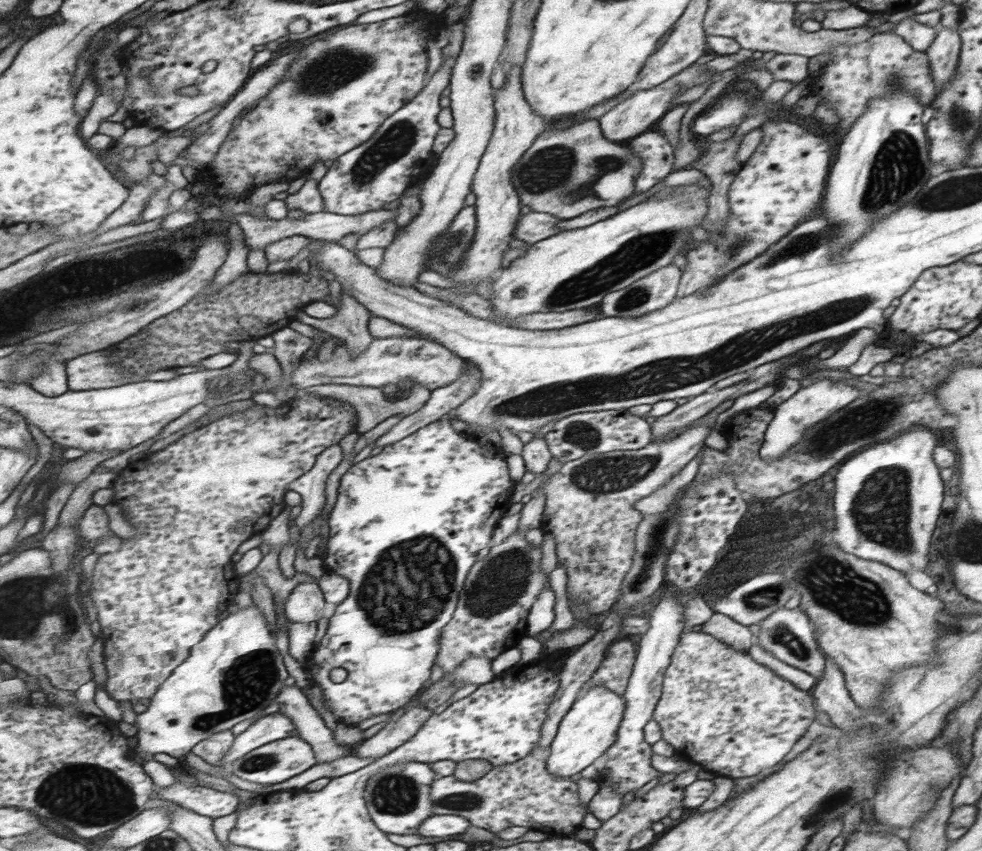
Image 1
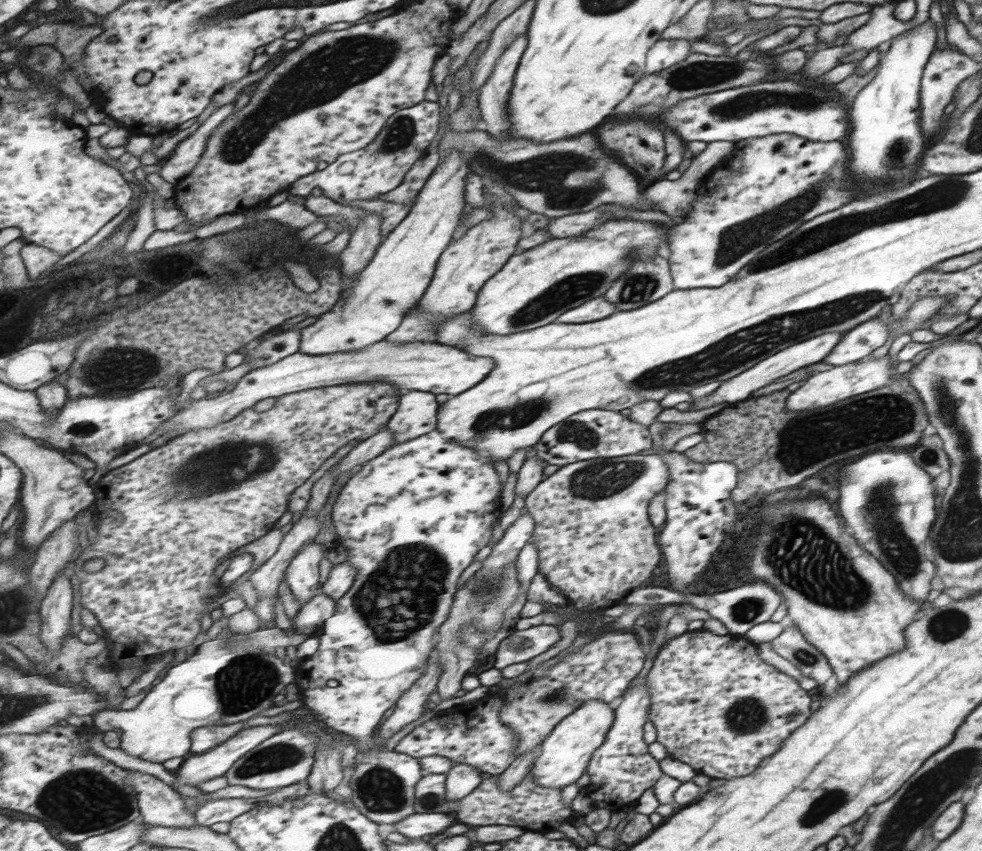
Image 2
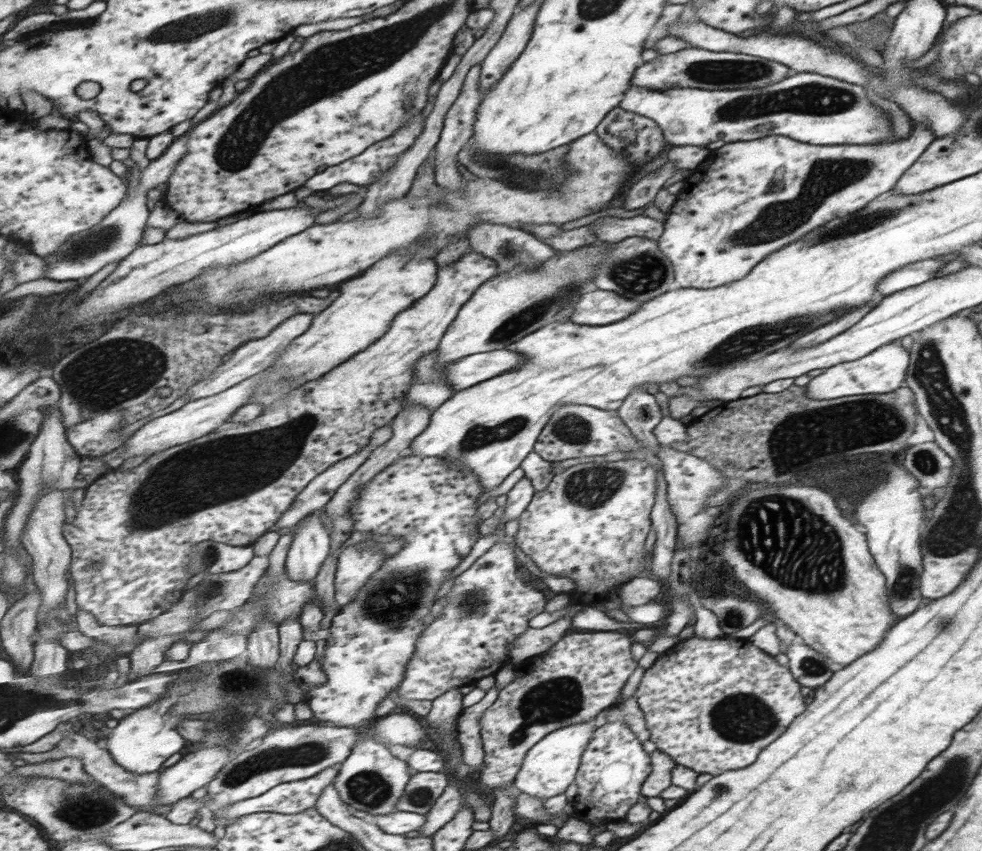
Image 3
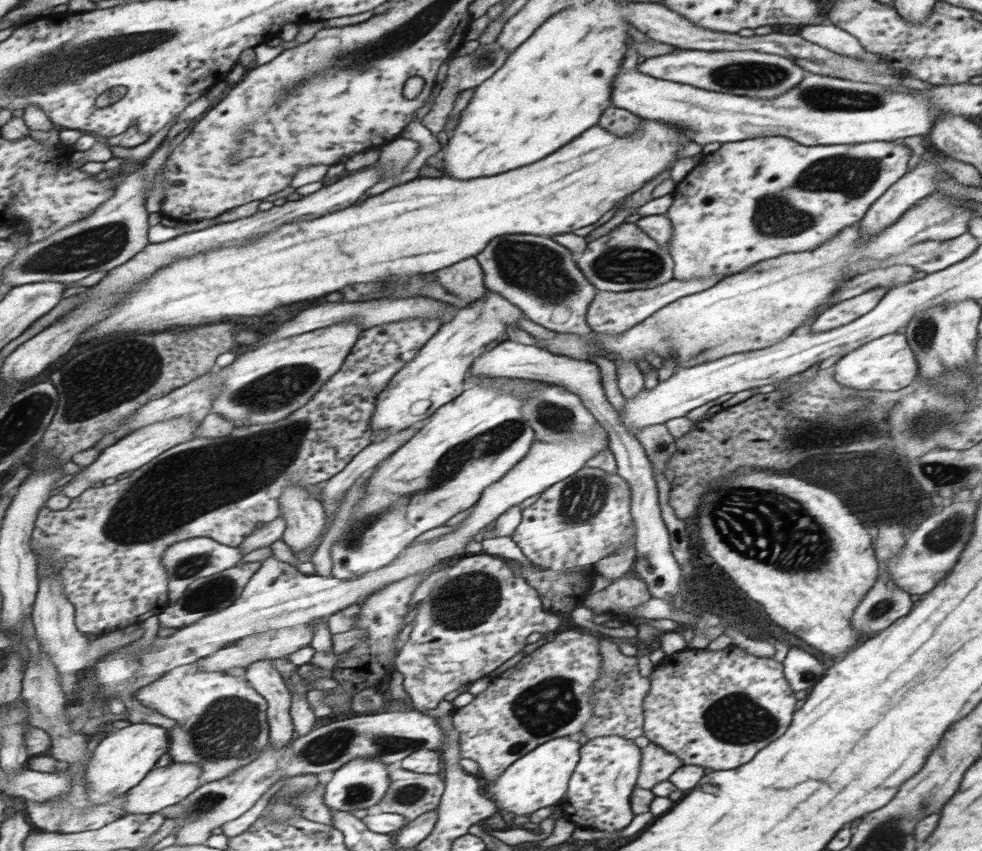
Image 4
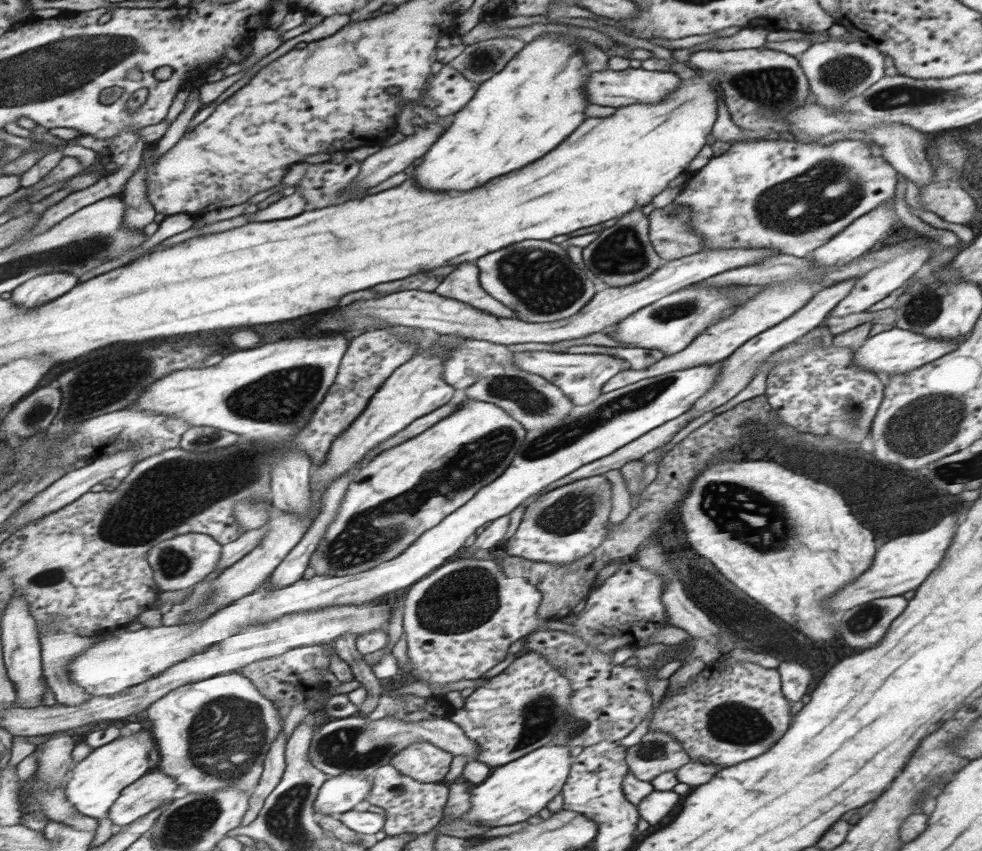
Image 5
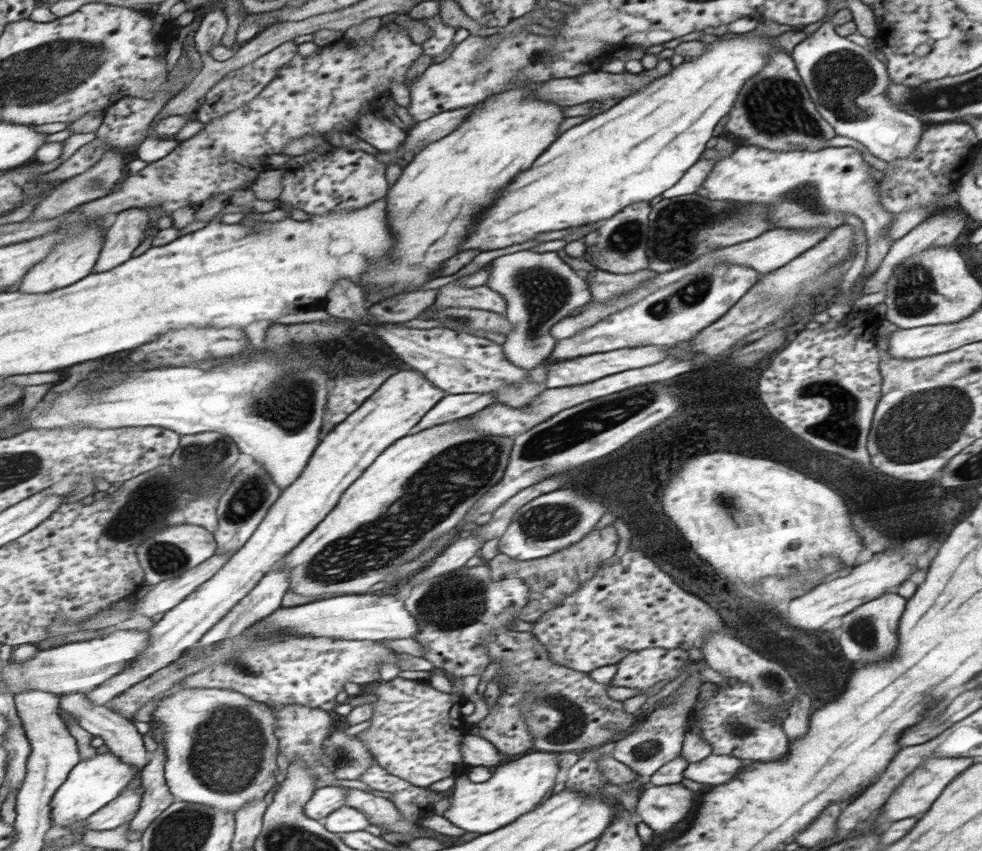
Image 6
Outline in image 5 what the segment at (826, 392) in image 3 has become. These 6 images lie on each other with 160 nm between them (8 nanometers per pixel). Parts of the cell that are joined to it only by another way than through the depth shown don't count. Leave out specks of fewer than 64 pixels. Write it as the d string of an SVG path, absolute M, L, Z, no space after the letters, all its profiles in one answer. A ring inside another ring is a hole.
M895 326L879 332L879 335L867 337L861 345L855 348L854 362L858 364L859 368L863 368L863 371L881 374L886 379L892 375L911 373L911 371L919 369L921 366L934 362L937 358L951 353L964 340L965 338L927 339L925 335L917 335L914 331L903 330Z

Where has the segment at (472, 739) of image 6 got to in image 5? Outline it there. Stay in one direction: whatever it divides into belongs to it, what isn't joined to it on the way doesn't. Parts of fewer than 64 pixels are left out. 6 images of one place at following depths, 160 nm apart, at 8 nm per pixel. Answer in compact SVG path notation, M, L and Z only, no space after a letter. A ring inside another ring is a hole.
M358 715L335 719L324 724L318 732L314 733L308 755L319 770L322 770L325 774L329 774L331 777L336 777L339 774L343 774L345 770L351 772L351 770L357 770L357 768L367 768L369 764L389 764L396 757L396 754L407 749L409 745L421 742L422 740L433 742L435 746L442 747L443 750L454 757L467 757L468 760L466 762L475 761L474 758L478 754L478 743L467 738L465 731L457 723L451 722L450 719L438 718L427 721L404 721L389 715L381 718L381 720L371 720L368 717Z

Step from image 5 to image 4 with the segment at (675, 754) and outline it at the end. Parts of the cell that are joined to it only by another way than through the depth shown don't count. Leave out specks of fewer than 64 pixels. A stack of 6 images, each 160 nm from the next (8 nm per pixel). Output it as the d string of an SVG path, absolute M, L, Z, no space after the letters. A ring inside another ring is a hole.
M650 742L641 749L641 772L638 773L637 786L651 790L656 784L668 780L682 764L673 754Z

